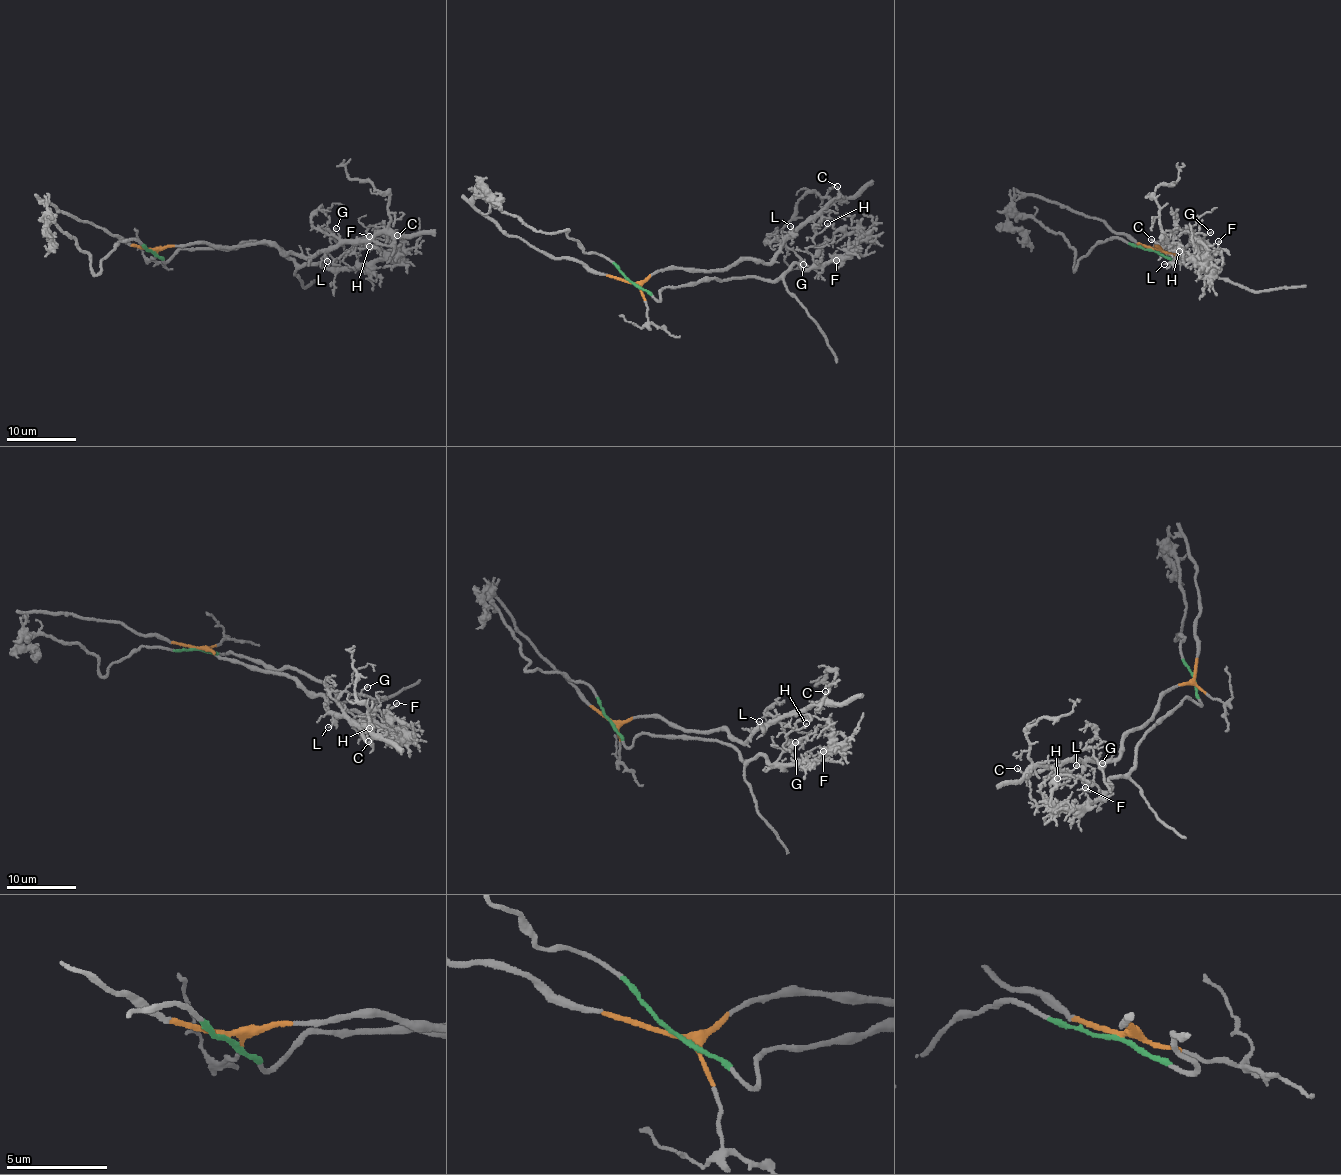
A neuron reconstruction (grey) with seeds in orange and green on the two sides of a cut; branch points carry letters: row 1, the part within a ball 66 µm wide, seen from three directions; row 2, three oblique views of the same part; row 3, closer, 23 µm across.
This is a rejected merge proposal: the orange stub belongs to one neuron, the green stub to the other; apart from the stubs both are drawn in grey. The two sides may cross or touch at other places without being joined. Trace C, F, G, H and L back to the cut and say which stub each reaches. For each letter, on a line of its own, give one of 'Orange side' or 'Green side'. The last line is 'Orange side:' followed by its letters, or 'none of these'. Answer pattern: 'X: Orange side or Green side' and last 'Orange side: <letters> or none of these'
C: Orange side
F: Green side
G: Orange side
H: Orange side
L: Orange side
Orange side: C, G, H, L

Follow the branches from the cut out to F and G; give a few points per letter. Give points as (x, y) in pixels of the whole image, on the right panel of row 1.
F: (1152, 249), (1175, 262), (1172, 248), (1195, 244), (1207, 257), (1200, 268), (1211, 271), (1208, 255), (1218, 241)
G: (1152, 249), (1159, 248), (1156, 243), (1180, 245), (1190, 256), (1179, 259), (1171, 246), (1177, 237), (1210, 232)

